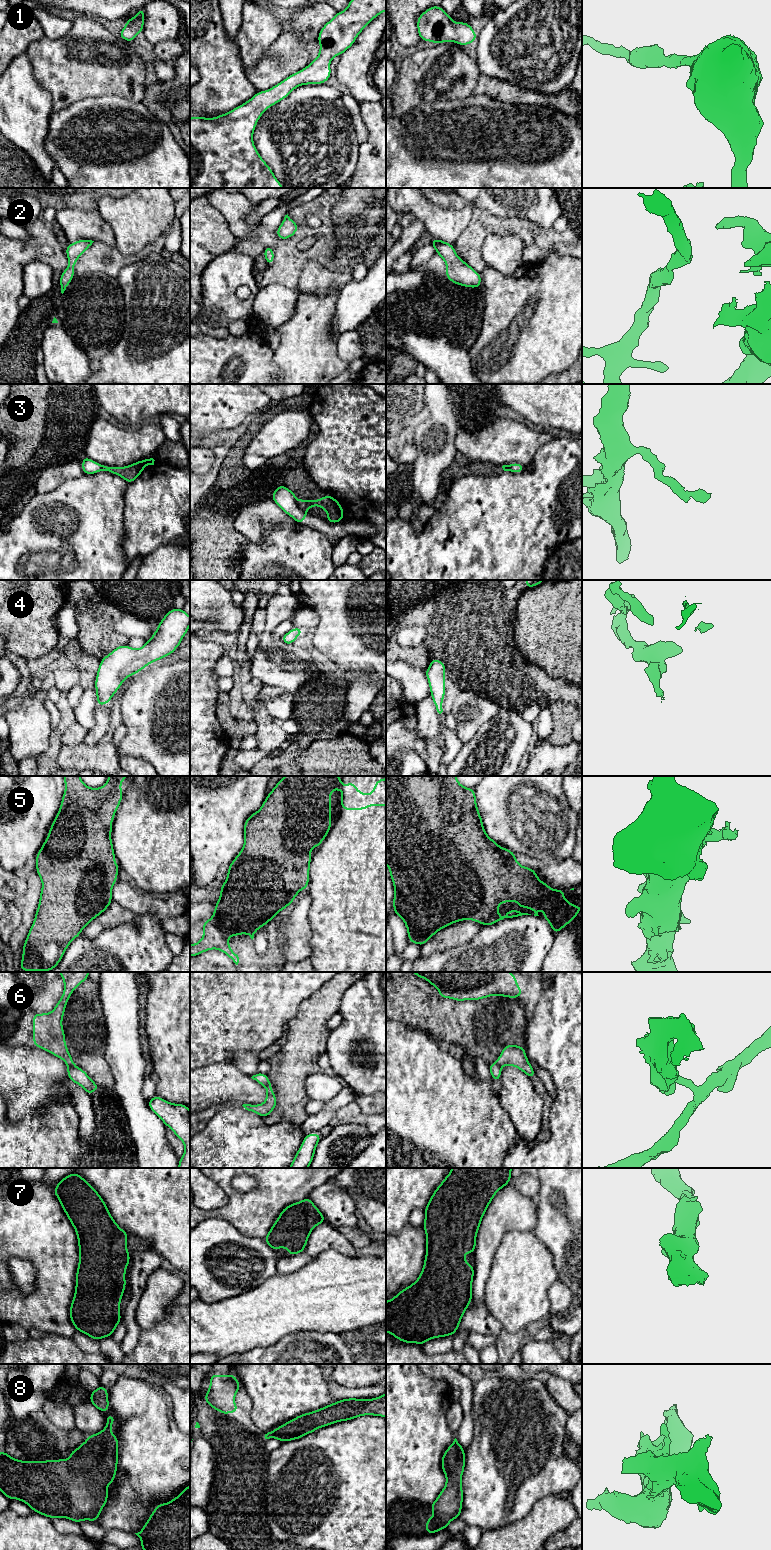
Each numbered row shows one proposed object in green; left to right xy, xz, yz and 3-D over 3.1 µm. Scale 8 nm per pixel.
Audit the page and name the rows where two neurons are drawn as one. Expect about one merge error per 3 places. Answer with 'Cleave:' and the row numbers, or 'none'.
Cleave: 3, 6

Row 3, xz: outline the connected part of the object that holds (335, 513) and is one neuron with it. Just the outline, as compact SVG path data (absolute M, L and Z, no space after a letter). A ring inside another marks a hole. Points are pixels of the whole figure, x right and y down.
M325 495L317 500L297 500L298 506L307 511L309 508L319 506L327 512L327 522L338 523L343 521L344 511L341 504L332 496Z

